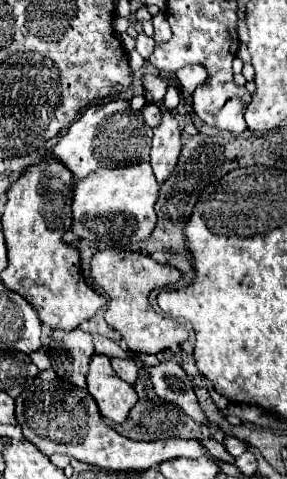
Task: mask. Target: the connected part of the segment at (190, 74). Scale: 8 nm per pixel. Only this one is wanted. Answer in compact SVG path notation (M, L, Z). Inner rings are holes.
M187 65L187 67L179 69L179 71L175 73L175 77L177 77L177 83L179 83L183 89L187 89L189 93L193 93L201 83L205 83L207 71L205 71L205 67L201 67L201 65Z

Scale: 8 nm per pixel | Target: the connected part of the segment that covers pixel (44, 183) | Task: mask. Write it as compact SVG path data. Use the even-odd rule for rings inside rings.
M43 157L39 165L29 167L9 187L9 199L1 217L9 257L7 269L1 271L1 283L27 299L41 323L65 331L77 329L107 303L107 299L93 291L79 275L79 251L61 239L71 227L71 189L71 173L57 159Z

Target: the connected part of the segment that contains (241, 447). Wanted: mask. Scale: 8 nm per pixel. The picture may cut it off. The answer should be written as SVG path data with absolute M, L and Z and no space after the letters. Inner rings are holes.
M227 437L225 441L223 441L223 445L225 445L225 449L233 455L233 457L239 457L241 453L245 453L245 443L241 441L241 439L237 439L237 437Z

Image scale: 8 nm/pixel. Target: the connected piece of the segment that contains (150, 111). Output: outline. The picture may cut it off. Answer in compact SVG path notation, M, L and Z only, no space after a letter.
M147 103L147 105L141 109L141 115L143 115L143 119L145 119L145 123L147 123L149 127L155 127L155 125L159 125L159 121L161 121L161 107L159 107L157 103Z

